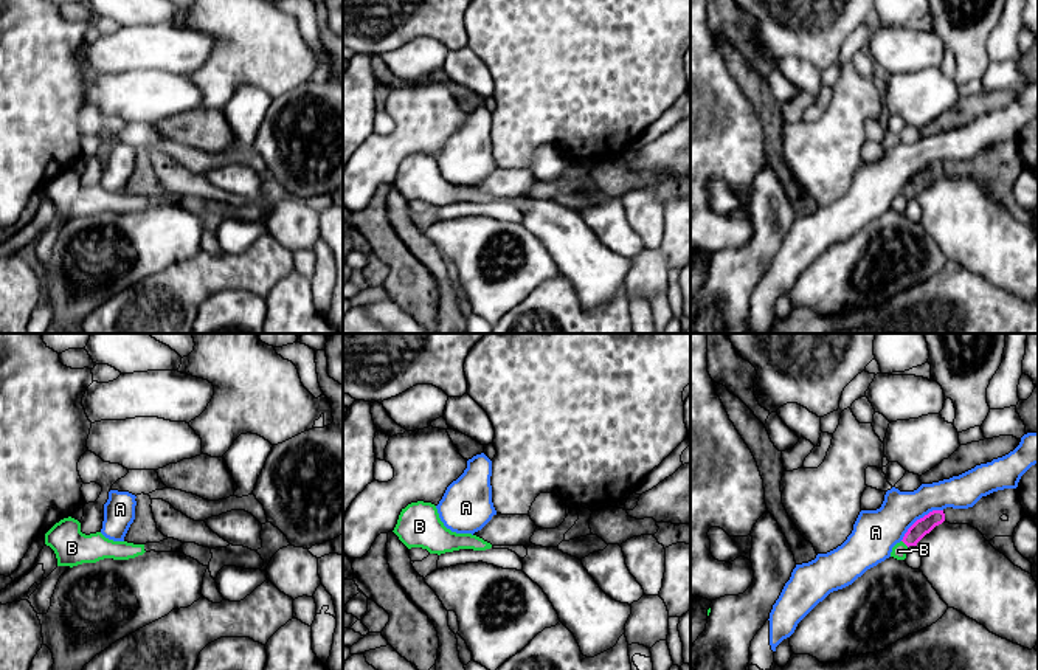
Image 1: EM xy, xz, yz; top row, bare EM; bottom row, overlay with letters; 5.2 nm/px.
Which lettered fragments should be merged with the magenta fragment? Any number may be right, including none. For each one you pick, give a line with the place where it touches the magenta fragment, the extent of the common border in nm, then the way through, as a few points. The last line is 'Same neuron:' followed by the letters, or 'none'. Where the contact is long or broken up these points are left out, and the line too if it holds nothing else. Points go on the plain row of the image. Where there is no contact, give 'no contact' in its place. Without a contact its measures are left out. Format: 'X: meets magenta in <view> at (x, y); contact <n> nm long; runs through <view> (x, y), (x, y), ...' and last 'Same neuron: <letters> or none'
Same neuron: none

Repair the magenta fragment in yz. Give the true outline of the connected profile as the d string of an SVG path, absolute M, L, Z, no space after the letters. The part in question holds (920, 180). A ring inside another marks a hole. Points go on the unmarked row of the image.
M932 163L923 171L917 172L905 186L903 195L909 199L917 199L917 195L929 186L936 178L942 177L945 174L943 163Z

